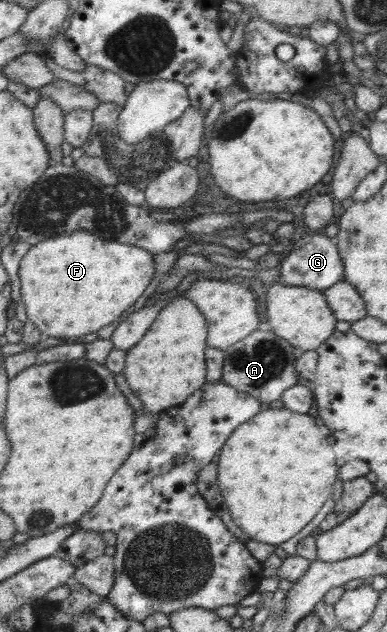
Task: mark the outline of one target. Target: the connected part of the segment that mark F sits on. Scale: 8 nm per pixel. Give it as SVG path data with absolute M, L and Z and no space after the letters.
M73 231L69 235L59 235L31 245L19 264L21 301L25 304L28 321L39 329L44 338L51 336L55 339L87 335L113 323L143 295L156 272L154 254L135 245L99 239L89 231Z

